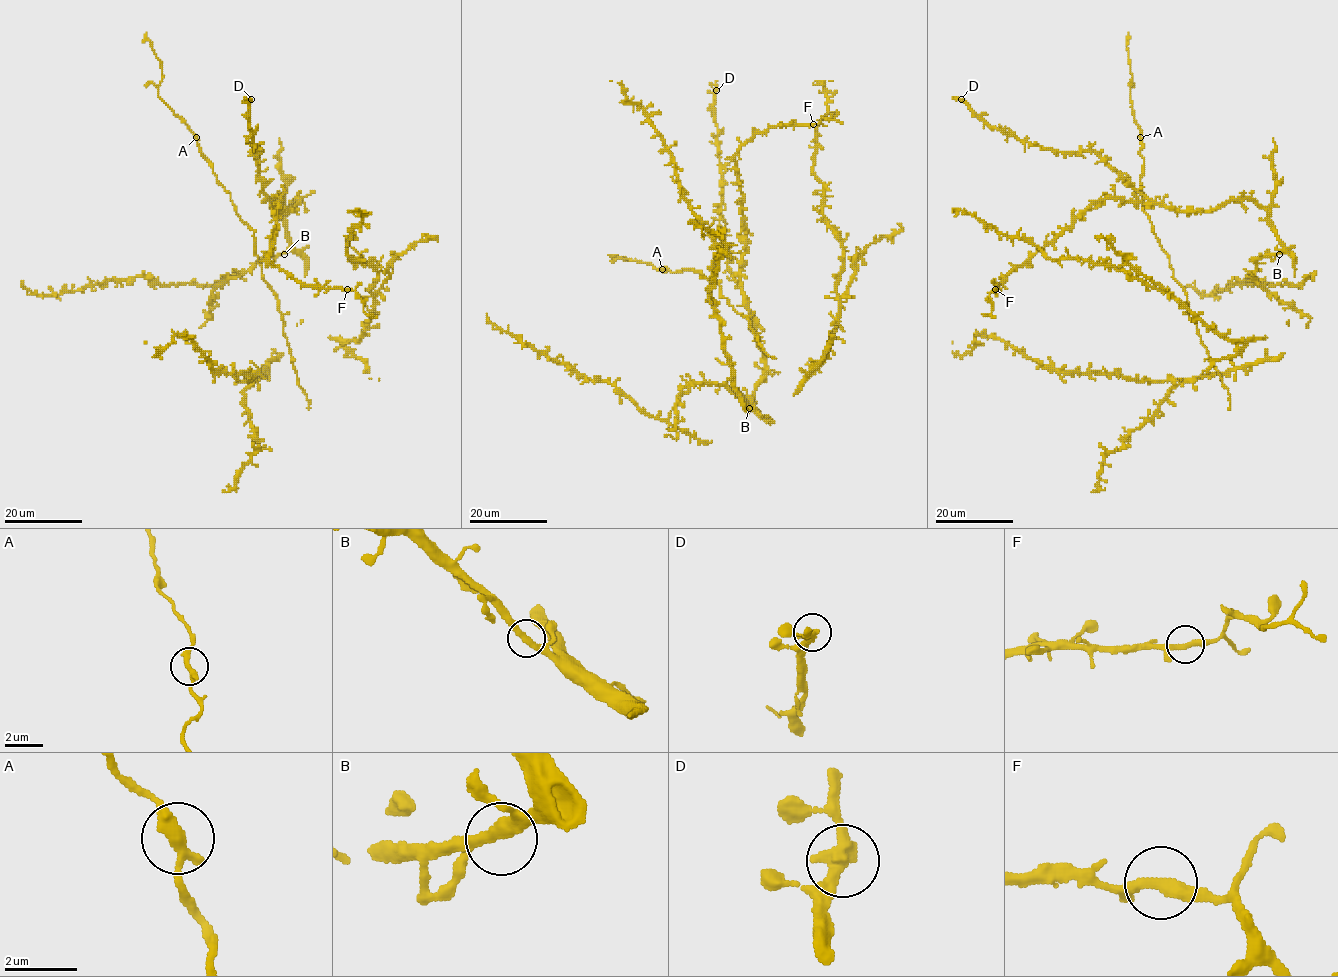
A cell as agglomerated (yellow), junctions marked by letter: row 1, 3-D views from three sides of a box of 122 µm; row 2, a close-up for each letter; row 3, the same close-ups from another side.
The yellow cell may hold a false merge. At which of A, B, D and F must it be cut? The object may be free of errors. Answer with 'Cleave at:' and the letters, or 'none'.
Cleave at: none

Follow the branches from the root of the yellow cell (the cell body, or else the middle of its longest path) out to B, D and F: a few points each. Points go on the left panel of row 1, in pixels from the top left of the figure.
B: (280, 201), (281, 198), (275, 204), (282, 211), (289, 212), (299, 199), (285, 213), (289, 250), (284, 254)
D: (280, 201), (281, 198), (275, 204), (262, 192), (263, 181), (258, 175), (253, 132), (249, 126), (251, 98)
F: (280, 201), (278, 228), (269, 262), (304, 284), (347, 289)

